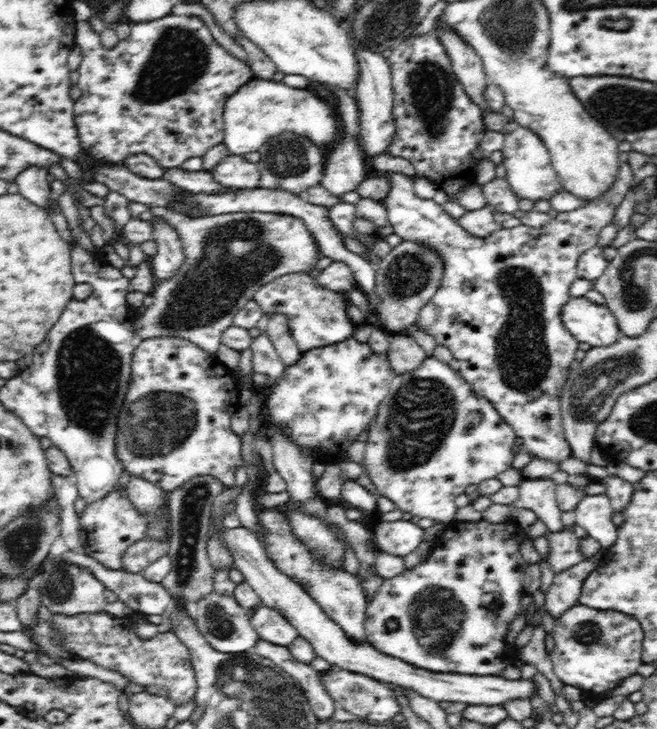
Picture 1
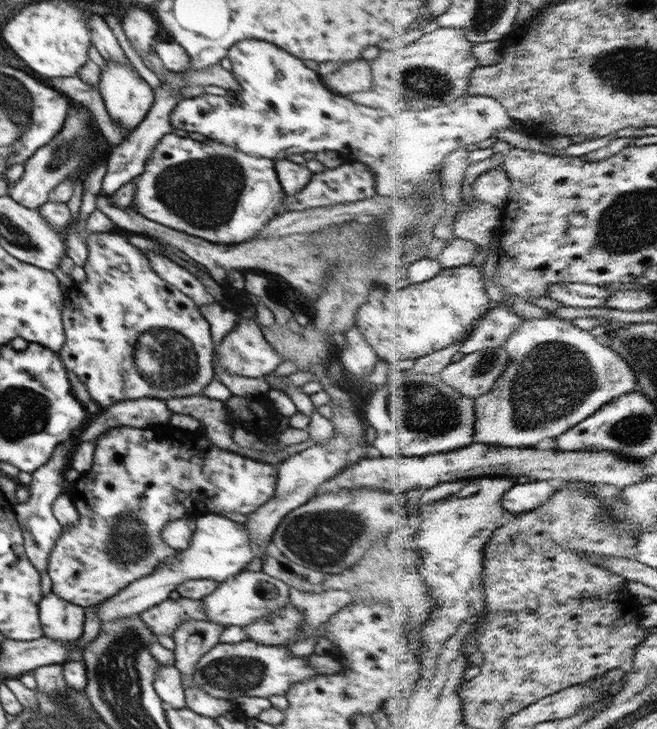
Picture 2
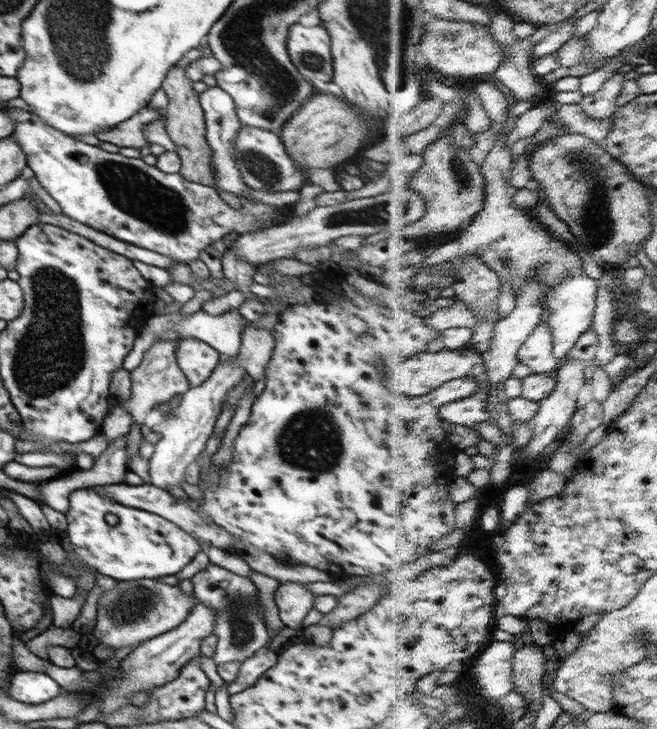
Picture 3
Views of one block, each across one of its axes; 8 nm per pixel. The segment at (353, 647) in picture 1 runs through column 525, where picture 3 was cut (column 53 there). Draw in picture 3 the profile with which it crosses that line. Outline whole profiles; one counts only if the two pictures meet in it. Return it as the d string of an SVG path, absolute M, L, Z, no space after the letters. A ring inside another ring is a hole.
M14 672L8 697L28 704L42 704L60 695L60 686L46 673Z

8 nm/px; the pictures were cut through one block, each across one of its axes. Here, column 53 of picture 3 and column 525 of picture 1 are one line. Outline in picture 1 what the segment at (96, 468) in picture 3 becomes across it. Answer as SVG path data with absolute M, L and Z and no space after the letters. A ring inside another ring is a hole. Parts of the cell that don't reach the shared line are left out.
M550 478L526 479L519 485L519 496L510 507L528 508L546 524L549 531L557 533L567 528L562 522L562 511L556 501L557 485Z

